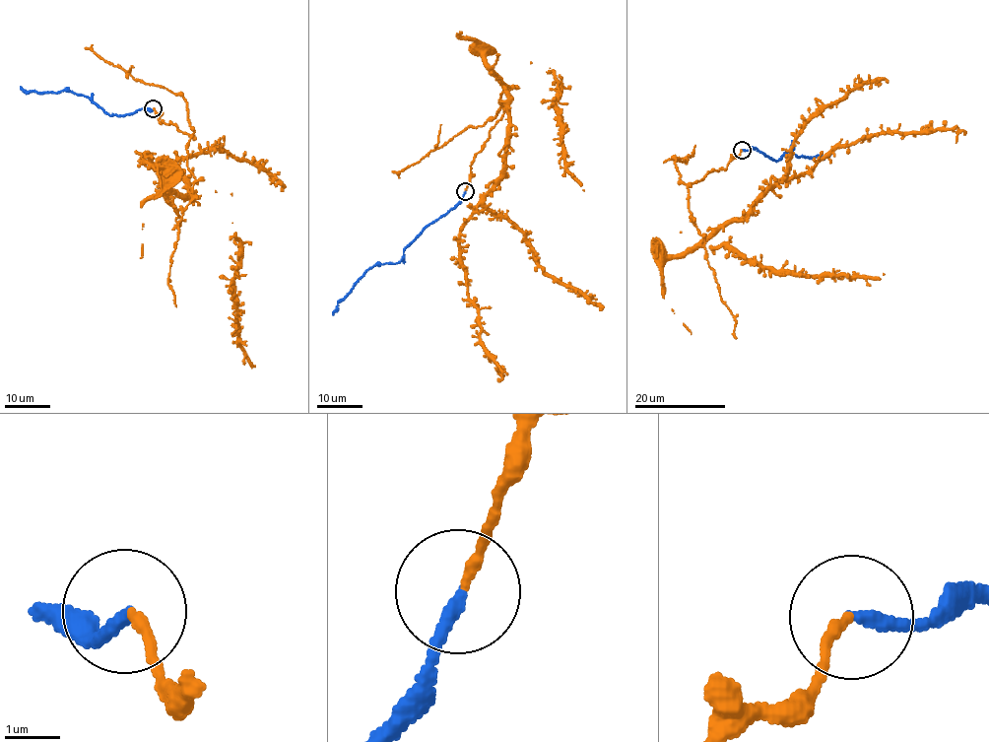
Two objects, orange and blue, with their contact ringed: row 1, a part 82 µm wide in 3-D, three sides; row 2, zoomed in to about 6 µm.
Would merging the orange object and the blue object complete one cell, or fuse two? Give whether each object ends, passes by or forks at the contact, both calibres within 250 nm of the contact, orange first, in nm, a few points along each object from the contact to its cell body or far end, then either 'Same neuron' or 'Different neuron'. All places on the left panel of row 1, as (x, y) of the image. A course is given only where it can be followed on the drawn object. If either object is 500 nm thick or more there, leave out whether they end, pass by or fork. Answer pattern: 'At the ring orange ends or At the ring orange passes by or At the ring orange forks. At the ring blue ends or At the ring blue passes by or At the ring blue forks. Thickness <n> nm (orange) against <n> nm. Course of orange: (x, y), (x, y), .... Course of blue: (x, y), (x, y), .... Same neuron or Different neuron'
At the ring orange ends. At the ring blue ends. Thickness 170 nm (orange) against 240 nm. Course of orange: (154, 108), (159, 121), (190, 135), (191, 199), (190, 182), (144, 157), (161, 172), (175, 228). Course of blue: (154, 108), (112, 115), (88, 97), (64, 91), (42, 94), (24, 91), (20, 87). Same neuron

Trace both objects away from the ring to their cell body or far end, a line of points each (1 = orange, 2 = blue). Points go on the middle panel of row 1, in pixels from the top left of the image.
1: (465, 191), (510, 86), (506, 164), (460, 232), (469, 301), (497, 379)
2: (465, 191), (453, 208), (425, 228), (405, 249), (399, 261), (375, 264), (366, 270), (332, 314)

